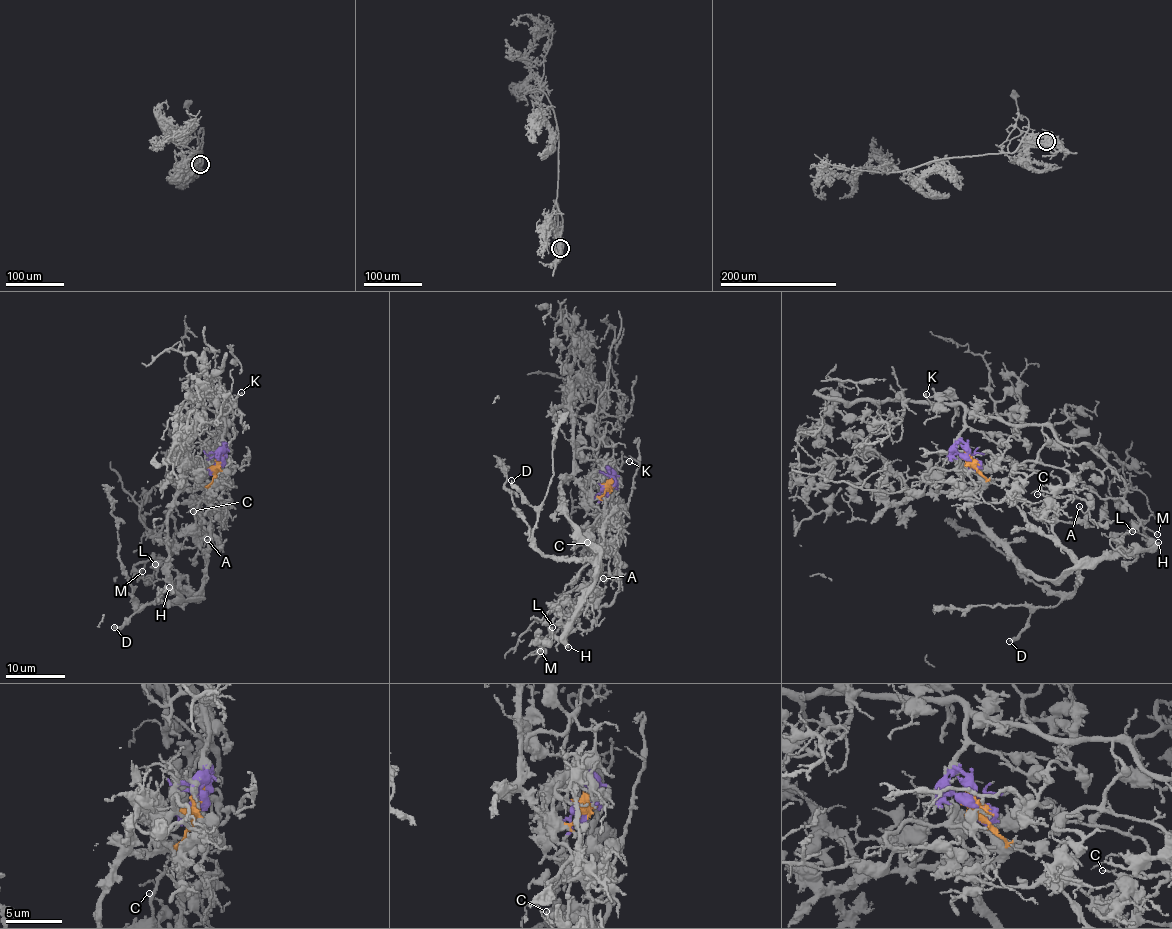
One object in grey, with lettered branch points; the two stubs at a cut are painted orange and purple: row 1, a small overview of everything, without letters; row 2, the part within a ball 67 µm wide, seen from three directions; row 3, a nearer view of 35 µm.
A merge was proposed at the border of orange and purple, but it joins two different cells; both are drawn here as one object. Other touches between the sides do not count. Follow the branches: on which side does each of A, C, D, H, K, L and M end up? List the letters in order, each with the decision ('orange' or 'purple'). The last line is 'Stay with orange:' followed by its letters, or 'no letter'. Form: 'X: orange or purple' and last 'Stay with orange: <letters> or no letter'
A: purple
C: purple
D: orange
H: orange
K: purple
L: purple
M: purple
Stay with orange: D, H

